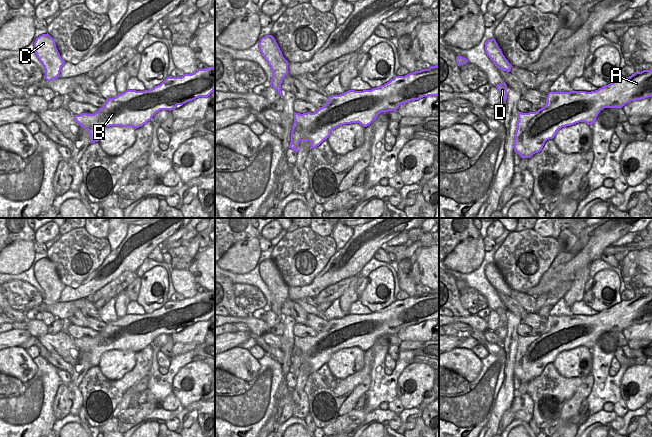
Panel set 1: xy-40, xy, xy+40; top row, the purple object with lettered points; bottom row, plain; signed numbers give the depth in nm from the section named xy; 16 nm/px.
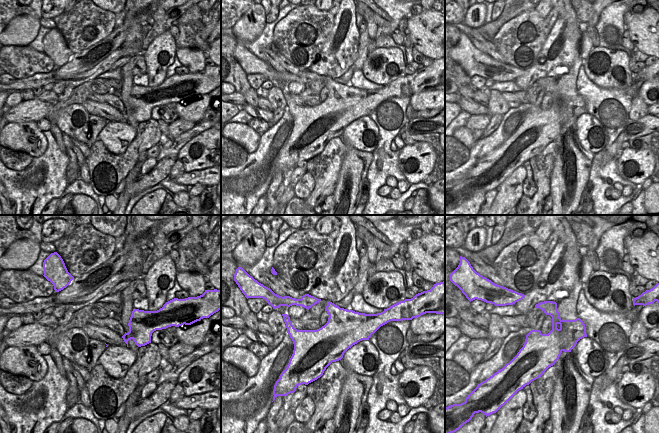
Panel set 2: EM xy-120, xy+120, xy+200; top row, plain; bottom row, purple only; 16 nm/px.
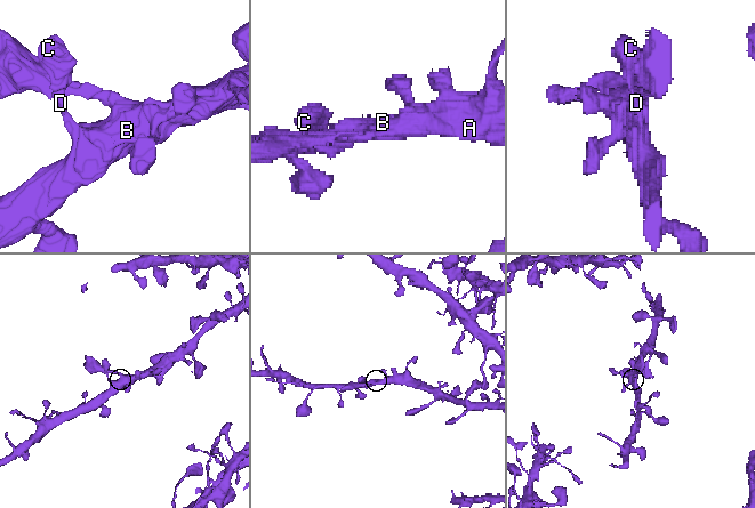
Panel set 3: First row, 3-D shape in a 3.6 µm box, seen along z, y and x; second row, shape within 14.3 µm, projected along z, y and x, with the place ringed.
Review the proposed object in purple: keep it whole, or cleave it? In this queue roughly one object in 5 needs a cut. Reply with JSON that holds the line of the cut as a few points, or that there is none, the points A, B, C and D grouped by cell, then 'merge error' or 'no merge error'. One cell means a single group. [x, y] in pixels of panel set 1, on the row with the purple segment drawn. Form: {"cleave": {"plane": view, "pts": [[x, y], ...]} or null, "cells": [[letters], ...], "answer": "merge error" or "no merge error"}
{"cleave": null, "cells": [["A", "B", "C", "D"]], "answer": "no merge error"}

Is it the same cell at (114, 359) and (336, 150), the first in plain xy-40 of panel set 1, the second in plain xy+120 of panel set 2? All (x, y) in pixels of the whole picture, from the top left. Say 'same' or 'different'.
different

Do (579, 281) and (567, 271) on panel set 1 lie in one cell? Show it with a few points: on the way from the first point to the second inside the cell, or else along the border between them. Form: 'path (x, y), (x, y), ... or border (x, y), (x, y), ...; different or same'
border (590, 262), (581, 267), (572, 280); different

